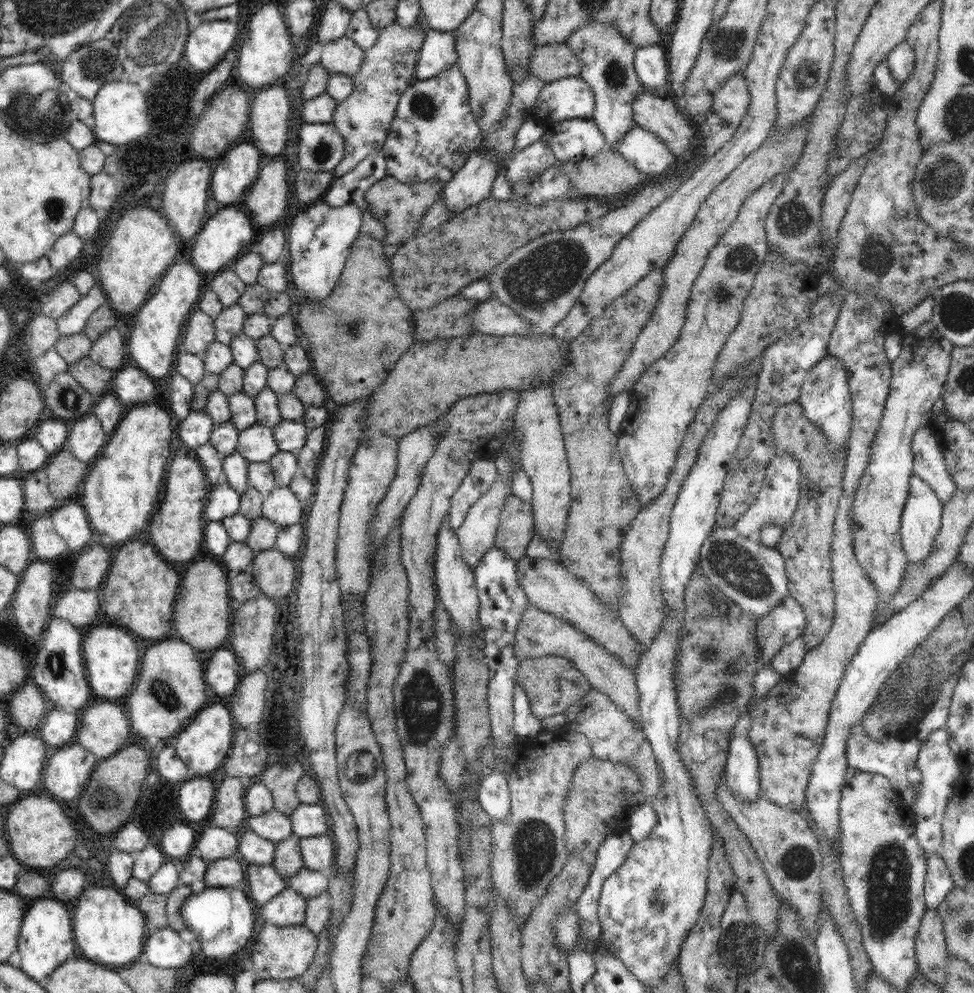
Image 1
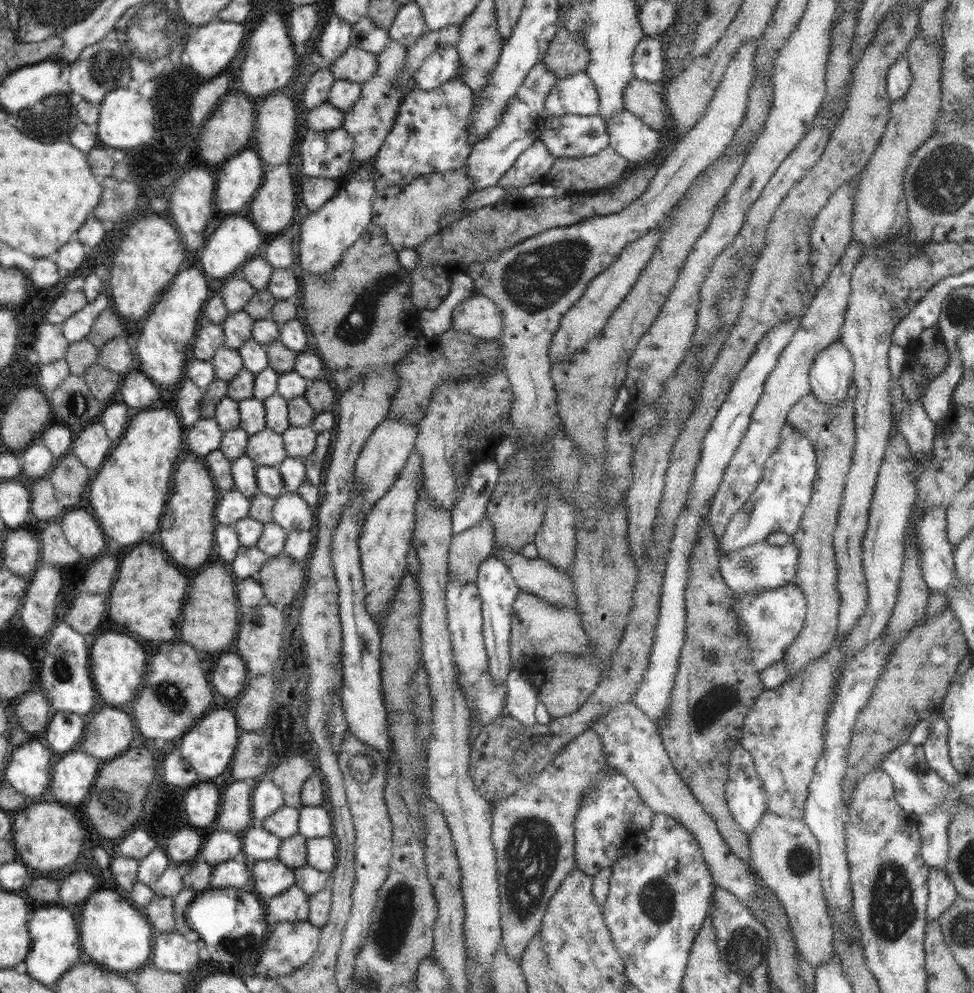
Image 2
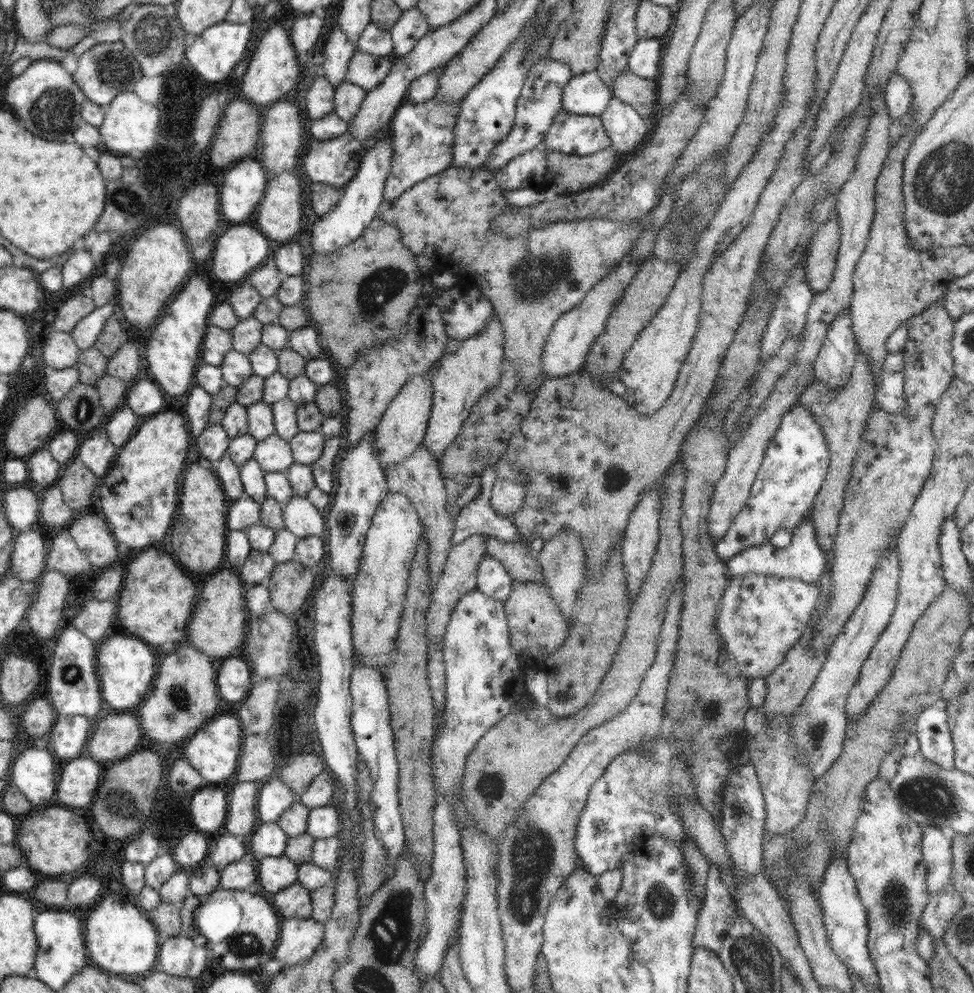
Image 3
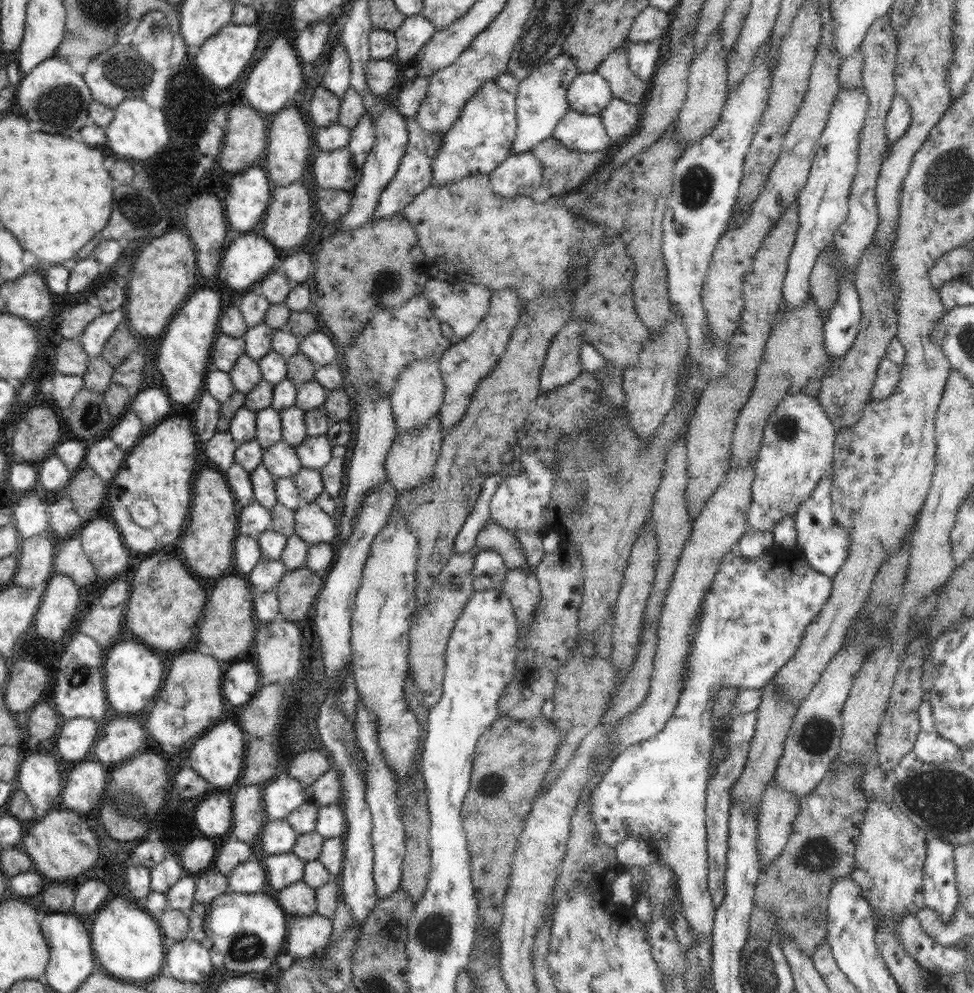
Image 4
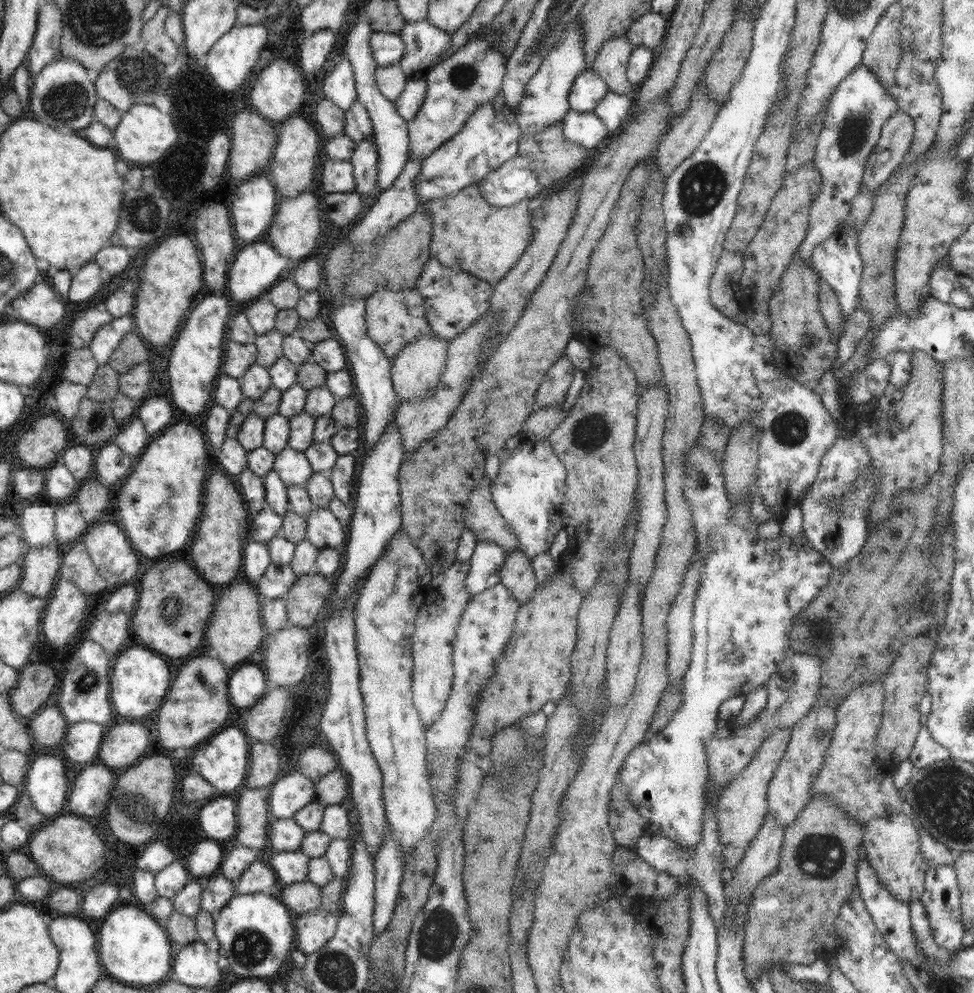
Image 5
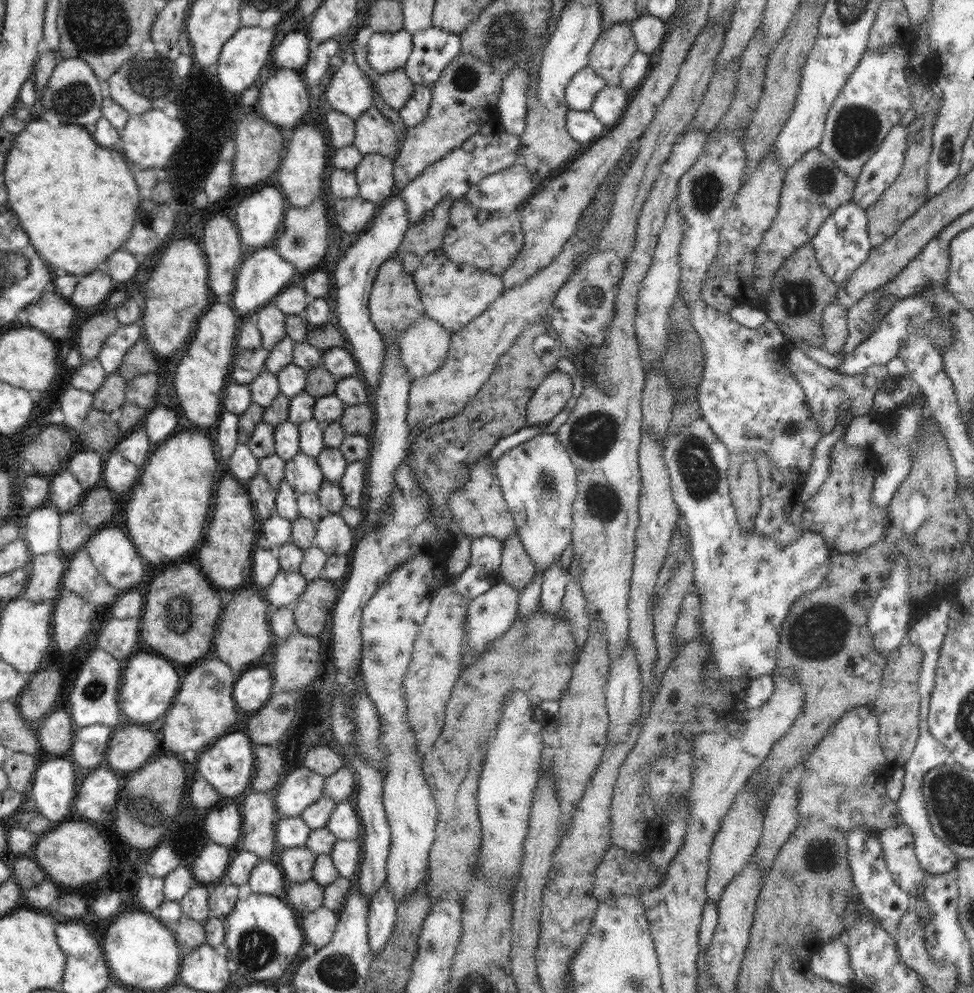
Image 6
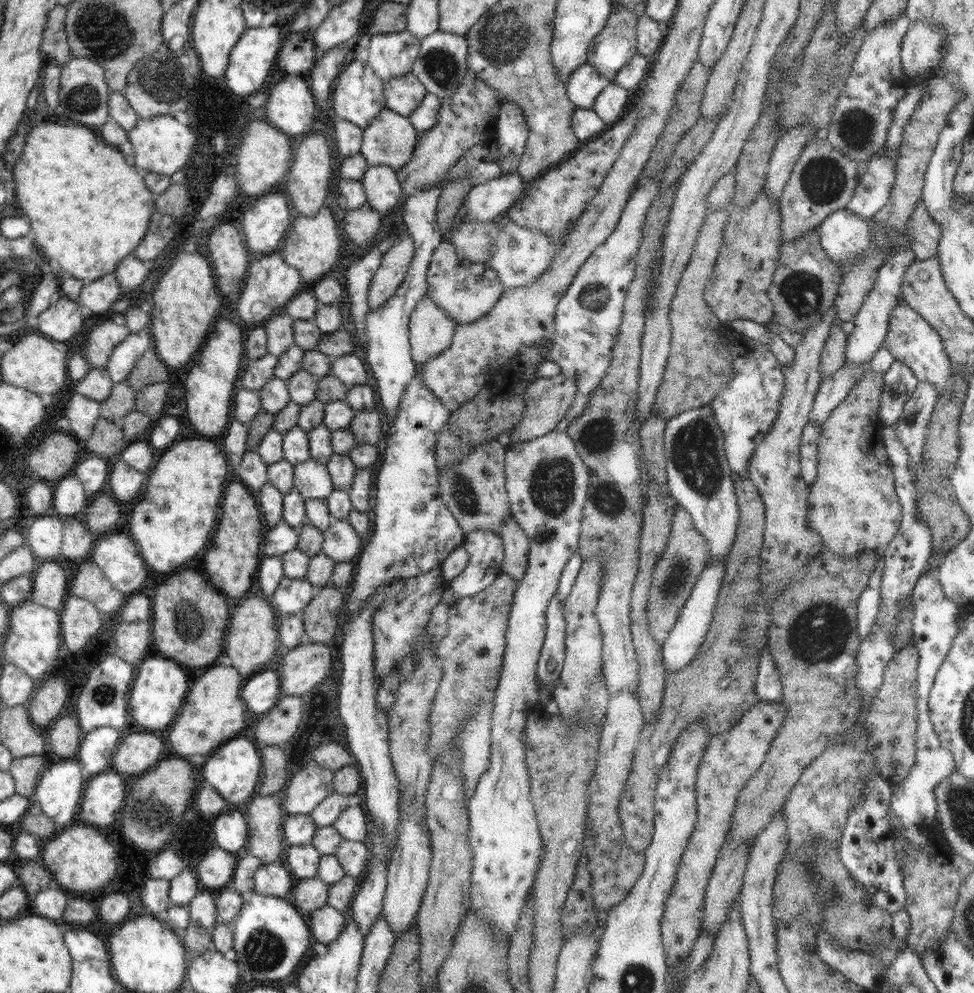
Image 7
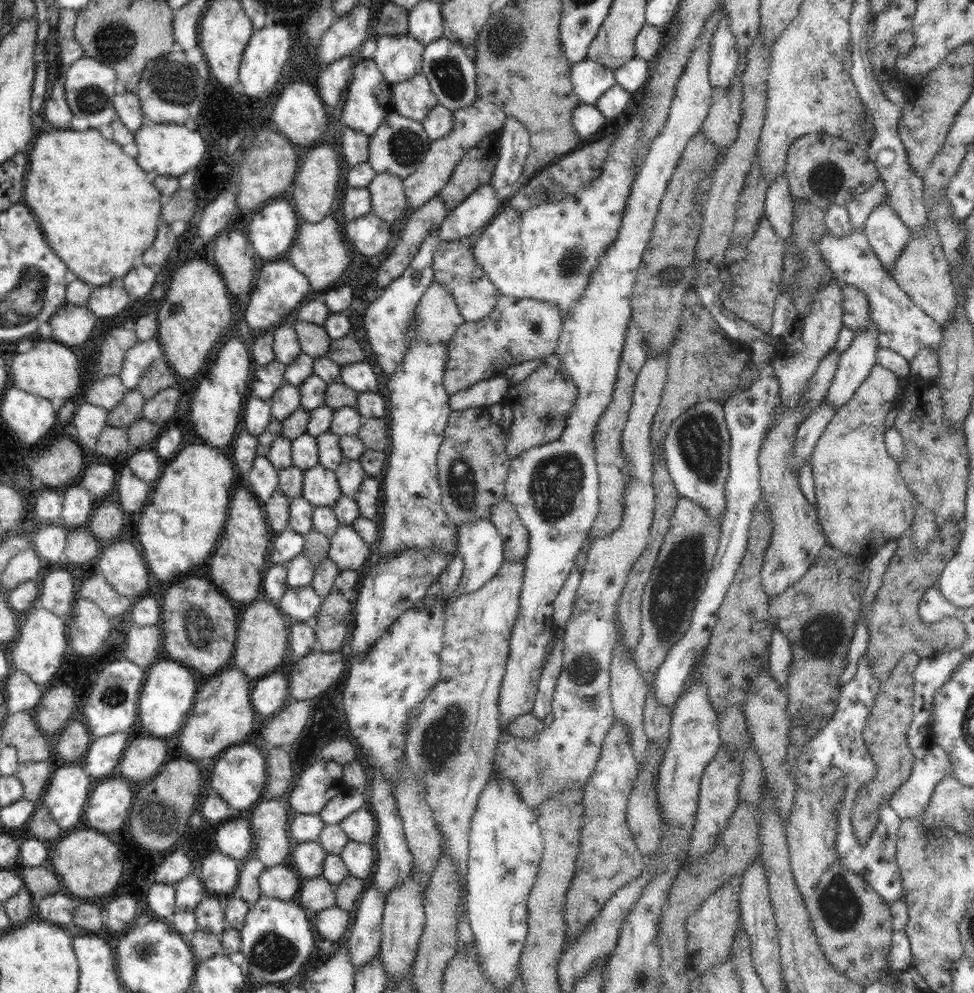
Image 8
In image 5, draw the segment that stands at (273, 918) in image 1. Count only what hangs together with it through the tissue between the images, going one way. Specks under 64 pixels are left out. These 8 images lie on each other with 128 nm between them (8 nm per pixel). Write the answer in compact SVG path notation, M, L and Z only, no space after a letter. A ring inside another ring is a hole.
M309 880L289 884L281 894L282 903L294 917L319 909L322 904L320 887Z

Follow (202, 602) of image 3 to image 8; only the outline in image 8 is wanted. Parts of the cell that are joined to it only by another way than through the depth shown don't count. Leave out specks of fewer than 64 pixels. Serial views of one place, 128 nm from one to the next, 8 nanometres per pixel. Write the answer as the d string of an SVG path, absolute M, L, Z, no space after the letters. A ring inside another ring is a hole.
M259 599L250 603L244 610L234 642L234 654L231 667L236 667L250 678L262 678L282 664L286 664L286 650L288 650L288 636L290 635L289 621L273 601Z

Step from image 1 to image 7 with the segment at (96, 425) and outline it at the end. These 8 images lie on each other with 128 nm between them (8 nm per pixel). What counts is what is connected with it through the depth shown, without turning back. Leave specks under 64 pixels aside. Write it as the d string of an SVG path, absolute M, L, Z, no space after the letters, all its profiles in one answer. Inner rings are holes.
M121 459L111 462L108 484L118 502L137 502L147 482L147 474L138 472Z

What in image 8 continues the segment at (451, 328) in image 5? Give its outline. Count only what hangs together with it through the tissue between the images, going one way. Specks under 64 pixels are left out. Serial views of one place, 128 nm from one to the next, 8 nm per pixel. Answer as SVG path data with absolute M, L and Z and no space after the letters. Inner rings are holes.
M438 240L433 256L433 276L437 283L450 289L453 301L465 321L479 321L490 316L501 295L474 258L471 249L460 244L459 241Z

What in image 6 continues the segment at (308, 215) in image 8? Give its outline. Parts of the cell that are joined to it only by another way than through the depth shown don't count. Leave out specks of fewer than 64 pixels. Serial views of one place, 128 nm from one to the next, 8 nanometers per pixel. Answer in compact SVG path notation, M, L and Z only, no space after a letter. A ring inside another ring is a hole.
M296 126L292 138L286 144L283 158L278 169L277 186L284 196L288 197L288 202L298 208L310 206L314 200L325 189L324 176L326 176L325 166L328 164L328 146L326 138L314 130L312 126Z

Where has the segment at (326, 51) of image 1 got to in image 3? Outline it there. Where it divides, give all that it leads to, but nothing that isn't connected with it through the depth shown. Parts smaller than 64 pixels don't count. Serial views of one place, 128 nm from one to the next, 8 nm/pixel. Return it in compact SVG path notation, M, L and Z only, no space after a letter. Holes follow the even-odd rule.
M355 52L348 65L346 81L368 92L378 87L387 78L391 72L392 60L390 56Z

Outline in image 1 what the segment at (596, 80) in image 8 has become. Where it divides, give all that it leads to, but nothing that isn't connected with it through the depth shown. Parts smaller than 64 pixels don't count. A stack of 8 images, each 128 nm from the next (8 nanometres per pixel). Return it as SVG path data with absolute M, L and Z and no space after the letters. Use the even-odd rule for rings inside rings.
M570 77L547 83L536 100L534 112L545 121L561 121L592 117L594 108L590 86L580 77Z

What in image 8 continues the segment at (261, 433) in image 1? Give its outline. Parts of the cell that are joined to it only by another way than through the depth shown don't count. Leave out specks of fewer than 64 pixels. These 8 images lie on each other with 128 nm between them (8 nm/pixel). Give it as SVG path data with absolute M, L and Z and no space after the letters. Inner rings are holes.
M322 465L304 470L303 498L316 507L330 507L343 496L338 477L333 470Z

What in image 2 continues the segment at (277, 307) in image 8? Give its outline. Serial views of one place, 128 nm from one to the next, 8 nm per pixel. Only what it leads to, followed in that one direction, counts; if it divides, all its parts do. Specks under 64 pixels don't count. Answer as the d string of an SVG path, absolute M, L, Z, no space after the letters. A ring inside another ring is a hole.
M245 214L226 215L224 222L218 228L212 229L206 238L206 244L200 252L200 262L202 262L202 270L214 278L226 278L233 274L237 274L240 266L252 257L261 255L262 236L260 232L254 228L252 222L248 222Z

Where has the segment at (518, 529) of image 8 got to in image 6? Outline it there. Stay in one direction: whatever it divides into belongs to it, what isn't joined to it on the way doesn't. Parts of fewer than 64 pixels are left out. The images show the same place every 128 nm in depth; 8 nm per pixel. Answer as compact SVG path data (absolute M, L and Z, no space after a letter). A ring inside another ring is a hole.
M518 533L503 540L500 576L502 582L520 592L536 574L537 568L528 557Z

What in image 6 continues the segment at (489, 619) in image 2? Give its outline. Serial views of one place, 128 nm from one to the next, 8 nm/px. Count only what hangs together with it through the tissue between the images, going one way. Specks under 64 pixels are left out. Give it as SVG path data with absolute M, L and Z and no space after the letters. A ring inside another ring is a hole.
M491 536L474 537L468 567L454 579L454 590L468 600L502 582L500 572L503 541Z

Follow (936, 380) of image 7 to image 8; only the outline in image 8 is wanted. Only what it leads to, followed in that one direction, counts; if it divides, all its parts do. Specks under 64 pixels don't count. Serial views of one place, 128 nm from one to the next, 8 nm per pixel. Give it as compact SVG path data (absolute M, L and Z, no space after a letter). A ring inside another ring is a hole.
M863 228L852 229L848 235L834 236L830 231L820 237L818 250L828 264L835 280L856 288L868 296L870 316L878 328L880 347L898 352L908 362L916 357L918 350L926 347L938 350L943 328L928 316L908 295L900 289L895 278L886 273L882 261L876 257Z

